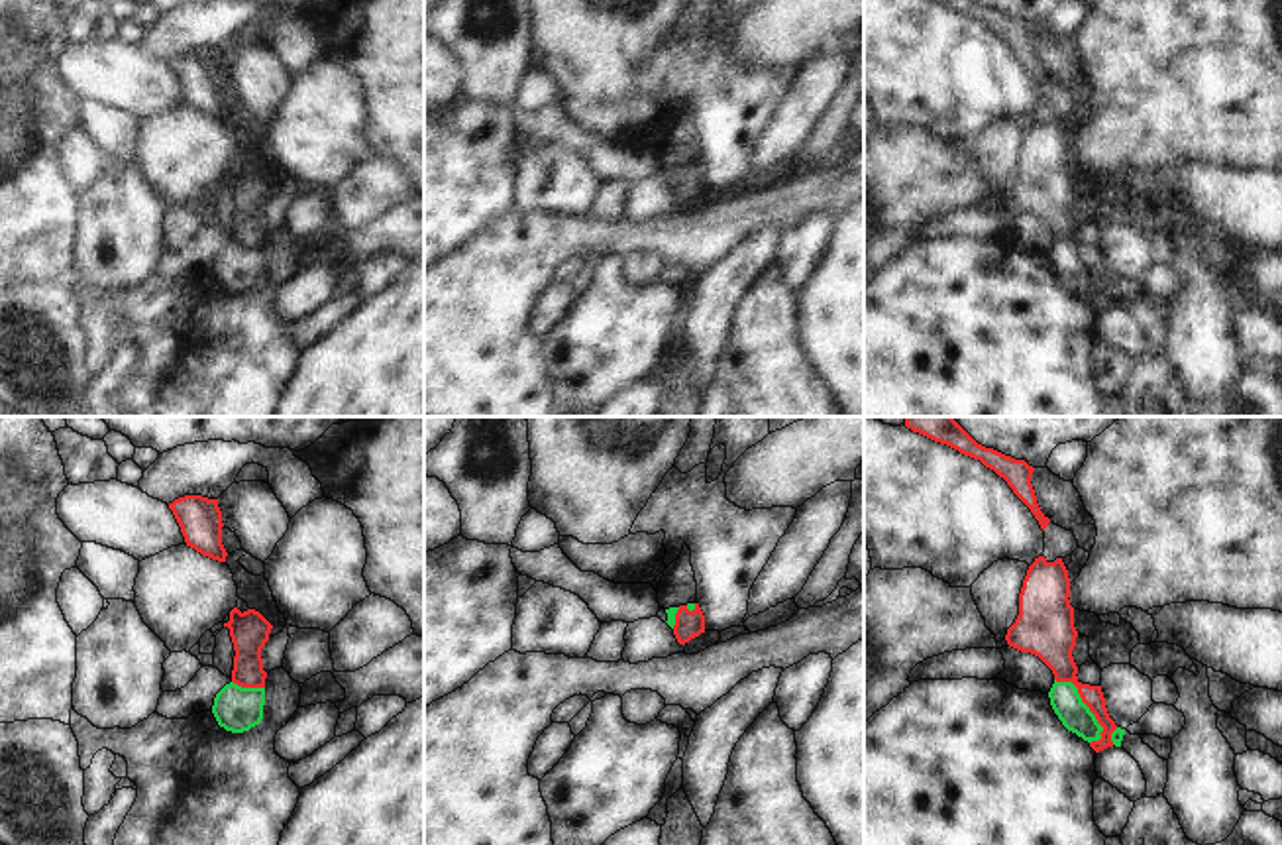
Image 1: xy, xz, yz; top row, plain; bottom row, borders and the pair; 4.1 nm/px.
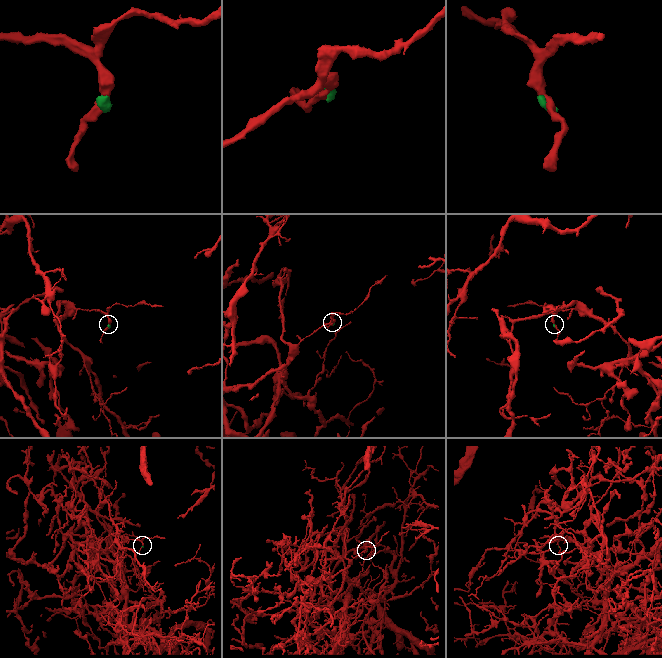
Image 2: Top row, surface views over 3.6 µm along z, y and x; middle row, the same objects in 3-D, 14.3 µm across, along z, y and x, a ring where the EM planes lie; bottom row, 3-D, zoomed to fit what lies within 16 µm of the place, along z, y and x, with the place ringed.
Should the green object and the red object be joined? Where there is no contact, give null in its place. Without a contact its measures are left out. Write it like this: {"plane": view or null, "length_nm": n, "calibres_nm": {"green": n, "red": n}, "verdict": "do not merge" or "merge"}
{"plane": "yz", "length_nm": 320, "calibres_nm": {"green": 120, "red": 140}, "verdict": "do not merge"}

